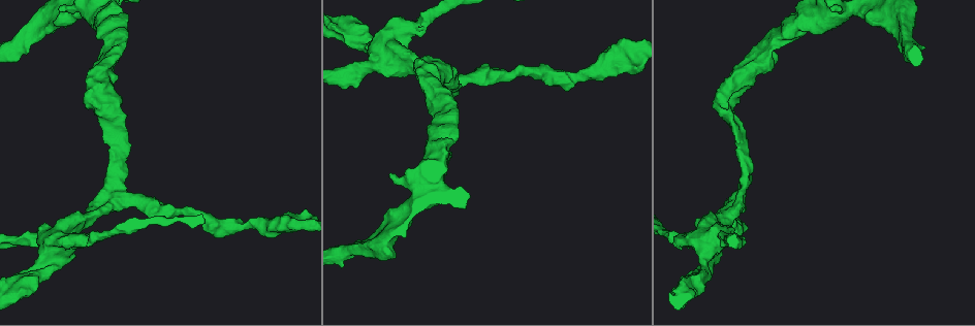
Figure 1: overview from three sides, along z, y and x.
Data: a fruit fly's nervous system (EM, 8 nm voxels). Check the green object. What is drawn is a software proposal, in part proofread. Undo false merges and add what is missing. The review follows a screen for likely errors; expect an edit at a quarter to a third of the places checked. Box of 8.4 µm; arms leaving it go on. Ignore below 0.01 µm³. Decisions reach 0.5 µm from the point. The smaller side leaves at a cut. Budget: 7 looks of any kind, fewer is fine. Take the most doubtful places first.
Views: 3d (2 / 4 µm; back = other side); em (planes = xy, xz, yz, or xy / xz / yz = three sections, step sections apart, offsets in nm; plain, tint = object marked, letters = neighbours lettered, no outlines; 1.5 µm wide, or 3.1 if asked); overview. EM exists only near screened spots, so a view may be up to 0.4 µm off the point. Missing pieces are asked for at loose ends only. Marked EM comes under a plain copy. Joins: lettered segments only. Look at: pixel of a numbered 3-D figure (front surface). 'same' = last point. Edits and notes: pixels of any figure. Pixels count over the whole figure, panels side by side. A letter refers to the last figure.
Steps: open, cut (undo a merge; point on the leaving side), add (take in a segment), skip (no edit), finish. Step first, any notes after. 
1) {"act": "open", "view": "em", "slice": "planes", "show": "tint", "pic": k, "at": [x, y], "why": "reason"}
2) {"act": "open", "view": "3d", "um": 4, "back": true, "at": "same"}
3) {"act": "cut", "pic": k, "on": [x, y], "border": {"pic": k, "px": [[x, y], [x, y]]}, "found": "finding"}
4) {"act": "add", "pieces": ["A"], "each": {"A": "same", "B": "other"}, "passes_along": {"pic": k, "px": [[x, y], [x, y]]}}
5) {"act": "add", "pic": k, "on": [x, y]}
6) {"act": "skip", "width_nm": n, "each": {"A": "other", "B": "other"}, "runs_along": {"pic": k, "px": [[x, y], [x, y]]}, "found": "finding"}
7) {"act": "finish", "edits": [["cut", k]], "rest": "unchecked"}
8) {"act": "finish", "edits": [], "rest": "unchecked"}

{"act": "open", "view": "em", "slice": "xz", "step": 4, "show": "letters", "pic": 1, "at": [87, 108], "why": "an open end"}

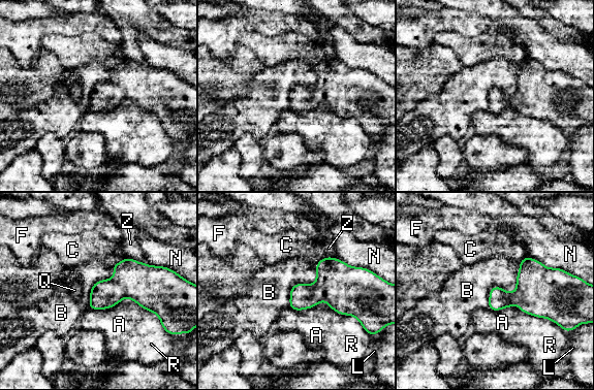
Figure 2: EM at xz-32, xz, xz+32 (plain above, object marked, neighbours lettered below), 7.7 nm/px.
{"act": "open", "view": "em", "slice": "planes", "show": "letters", "at": "same", "why": "cut it another way"}

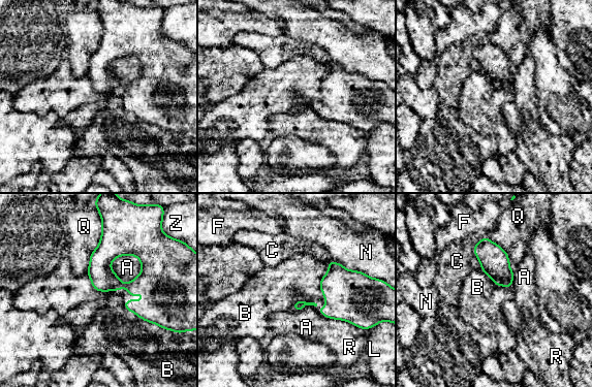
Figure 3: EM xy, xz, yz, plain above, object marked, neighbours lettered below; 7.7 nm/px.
{"act": "skip", "each": {"A": "other", "B": "other", "C": "other", "F": "other", "L": "other", "N": "other", "Q": "other", "R": "other", "Z": "other"}, "found": "no lettered segment goes on from it"}

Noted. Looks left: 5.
{"act": "open", "view": "em", "slice": "xy", "step": 8, "show": "tint", "pic": 1, "at": [62, 267], "why": "thick end"}

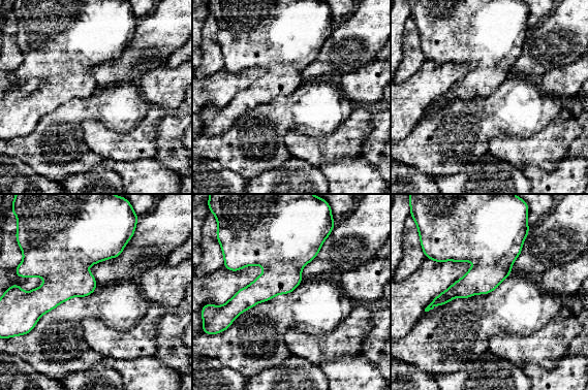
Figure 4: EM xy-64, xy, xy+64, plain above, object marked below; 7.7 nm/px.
{"act": "open", "view": "em", "slice": "planes", "show": "letters", "at": "same"}

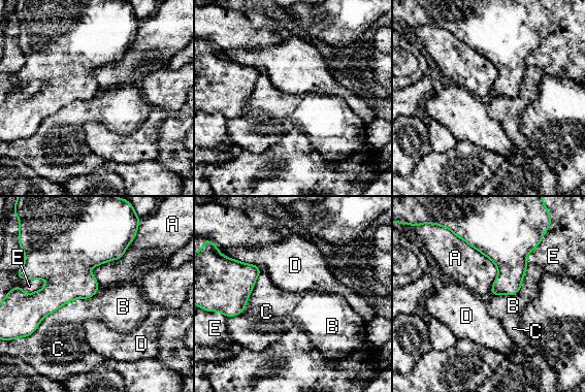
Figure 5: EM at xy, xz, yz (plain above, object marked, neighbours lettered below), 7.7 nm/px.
{"act": "skip", "each": {"A": "other", "B": "other", "C": "other", "D": "other", "E": "other"}, "border": {"pic": 5, "px": [[528, 264], [515, 294], [491, 296]]}, "found": "no lettered segment goes on from it"}

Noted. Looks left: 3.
{"act": "open", "view": "3d", "um": 2, "back": true, "pic": 1, "at": [117, 193], "why": "three-way junction"}

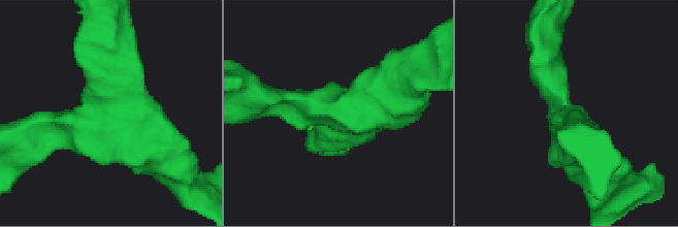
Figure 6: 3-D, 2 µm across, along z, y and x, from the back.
{"act": "open", "view": "em", "slice": "planes", "show": "letters", "pic": 6, "at": [334, 113], "arms": 3, "arm_widths_nm": [280, 280, 280]}

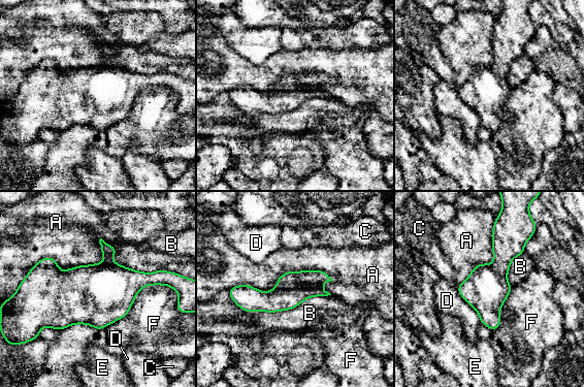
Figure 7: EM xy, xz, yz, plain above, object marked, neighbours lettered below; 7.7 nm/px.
{"act": "skip", "width_nm": 340, "each": {"A": "other", "B": "other", "C": "other", "D": "other", "E": "other", "F": "other"}, "runs_along": {"pic": 7, "px": [[327, 279], [280, 298], [238, 298]]}, "found": "all the same neuron"}

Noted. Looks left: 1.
{"act": "finish", "edits": [], "rest": "unchecked"}

